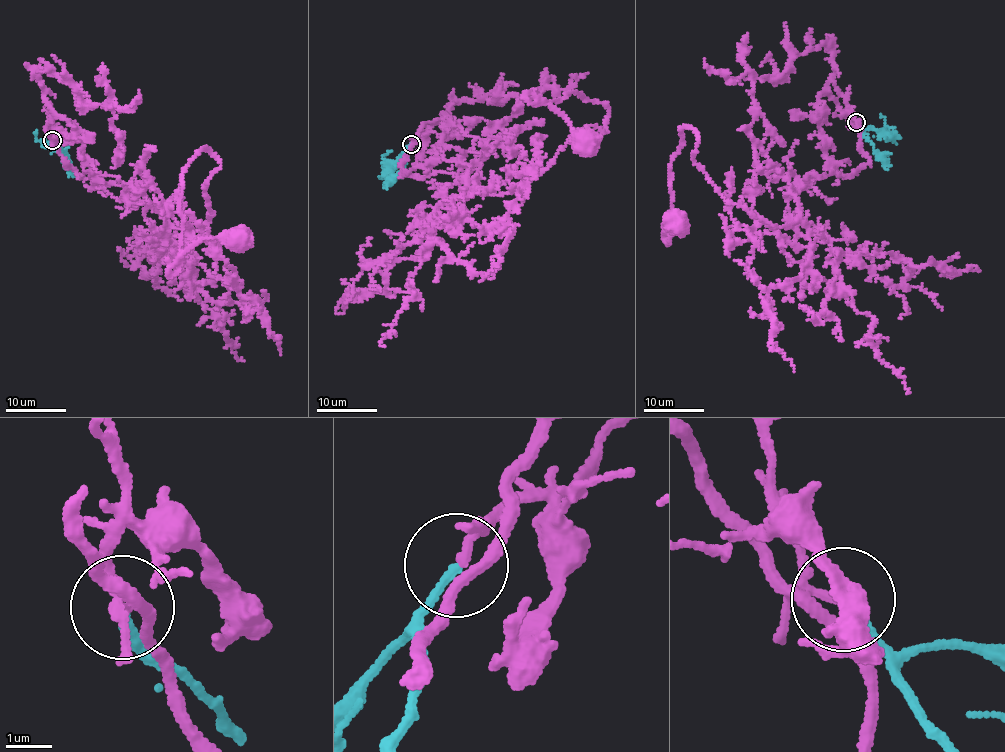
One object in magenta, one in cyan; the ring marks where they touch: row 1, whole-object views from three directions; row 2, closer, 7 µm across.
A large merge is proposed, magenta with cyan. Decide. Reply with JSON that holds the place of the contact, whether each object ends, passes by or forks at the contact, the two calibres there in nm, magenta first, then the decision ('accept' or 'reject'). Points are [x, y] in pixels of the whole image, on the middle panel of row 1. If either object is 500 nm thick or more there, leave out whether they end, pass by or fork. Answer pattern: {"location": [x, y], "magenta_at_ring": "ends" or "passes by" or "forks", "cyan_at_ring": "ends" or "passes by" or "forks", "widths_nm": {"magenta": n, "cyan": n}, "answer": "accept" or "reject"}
{"location": [411, 144], "magenta_at_ring": "forks", "cyan_at_ring": "ends", "widths_nm": {"magenta": 110, "cyan": 150}, "answer": "accept"}

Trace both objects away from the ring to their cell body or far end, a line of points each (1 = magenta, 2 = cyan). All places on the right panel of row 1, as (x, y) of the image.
1: (856, 122), (867, 163), (809, 174), (781, 228), (726, 200), (684, 127), (667, 242), (680, 224)
2: (856, 122), (865, 129), (887, 132), (880, 114)

